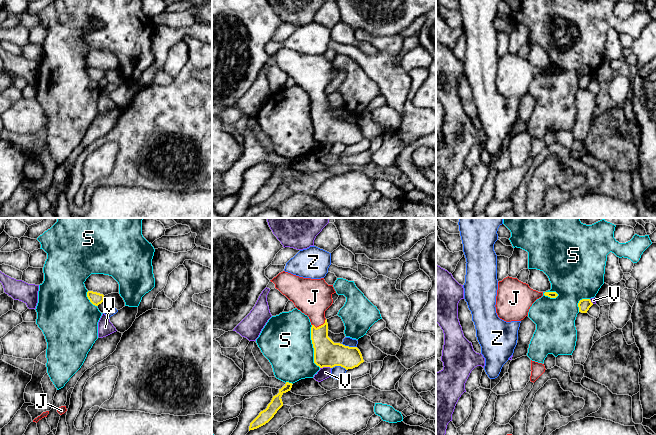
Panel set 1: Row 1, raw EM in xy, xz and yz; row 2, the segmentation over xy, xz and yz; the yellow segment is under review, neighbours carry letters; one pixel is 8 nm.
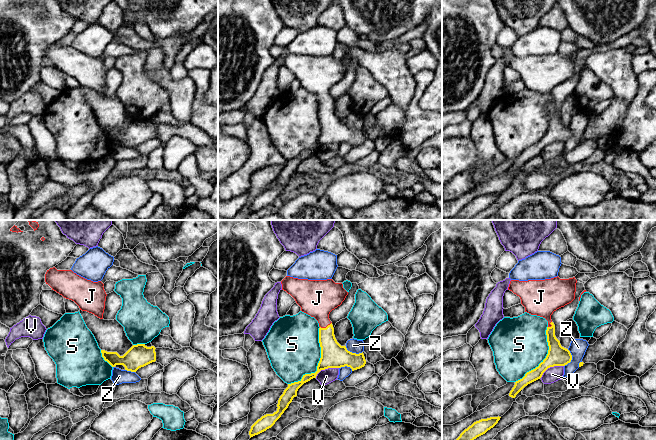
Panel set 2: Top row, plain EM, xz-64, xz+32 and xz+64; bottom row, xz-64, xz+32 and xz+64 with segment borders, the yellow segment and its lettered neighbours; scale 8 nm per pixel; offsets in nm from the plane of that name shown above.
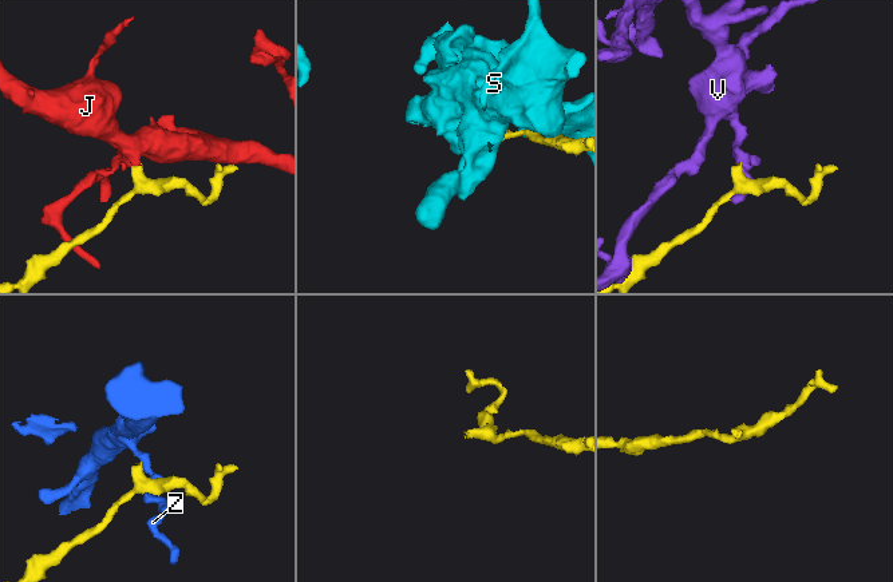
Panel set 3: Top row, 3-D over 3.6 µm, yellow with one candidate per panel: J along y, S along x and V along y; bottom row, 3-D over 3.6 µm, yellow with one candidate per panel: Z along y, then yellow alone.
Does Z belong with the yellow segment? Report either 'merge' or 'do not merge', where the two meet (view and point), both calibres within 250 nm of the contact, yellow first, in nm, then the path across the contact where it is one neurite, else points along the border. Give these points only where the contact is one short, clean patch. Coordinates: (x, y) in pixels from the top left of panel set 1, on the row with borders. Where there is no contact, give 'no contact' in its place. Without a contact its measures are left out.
do not merge; meets yellow in xz at (339, 365); 200 nm thick on the yellow side, 110 nm on the other; border along xz (331, 367), (342, 366), (346, 370)

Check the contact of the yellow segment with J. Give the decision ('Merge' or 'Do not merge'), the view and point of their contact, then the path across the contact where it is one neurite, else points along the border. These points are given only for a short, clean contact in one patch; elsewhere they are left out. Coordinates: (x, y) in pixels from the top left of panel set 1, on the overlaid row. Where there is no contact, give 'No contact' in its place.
Merge. Touches yellow at xz (319, 326). Path across: xz (327, 353), (319, 337), (319, 326), (313, 297)

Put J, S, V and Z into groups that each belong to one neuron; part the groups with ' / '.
J / S / V / Z

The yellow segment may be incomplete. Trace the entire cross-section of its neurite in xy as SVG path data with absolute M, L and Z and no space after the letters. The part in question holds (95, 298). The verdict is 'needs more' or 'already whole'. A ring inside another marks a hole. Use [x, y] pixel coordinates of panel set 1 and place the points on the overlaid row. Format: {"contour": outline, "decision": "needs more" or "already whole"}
{"contour": "M88 291L87 297L90 300L90 302L95 306L98 306L99 304L101 304L104 301L103 294L93 292L93 291Z", "decision": "already whole"}

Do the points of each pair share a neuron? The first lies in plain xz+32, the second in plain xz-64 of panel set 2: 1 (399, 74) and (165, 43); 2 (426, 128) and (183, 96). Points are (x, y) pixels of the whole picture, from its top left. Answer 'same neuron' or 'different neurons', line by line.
1: different neurons
2: different neurons

